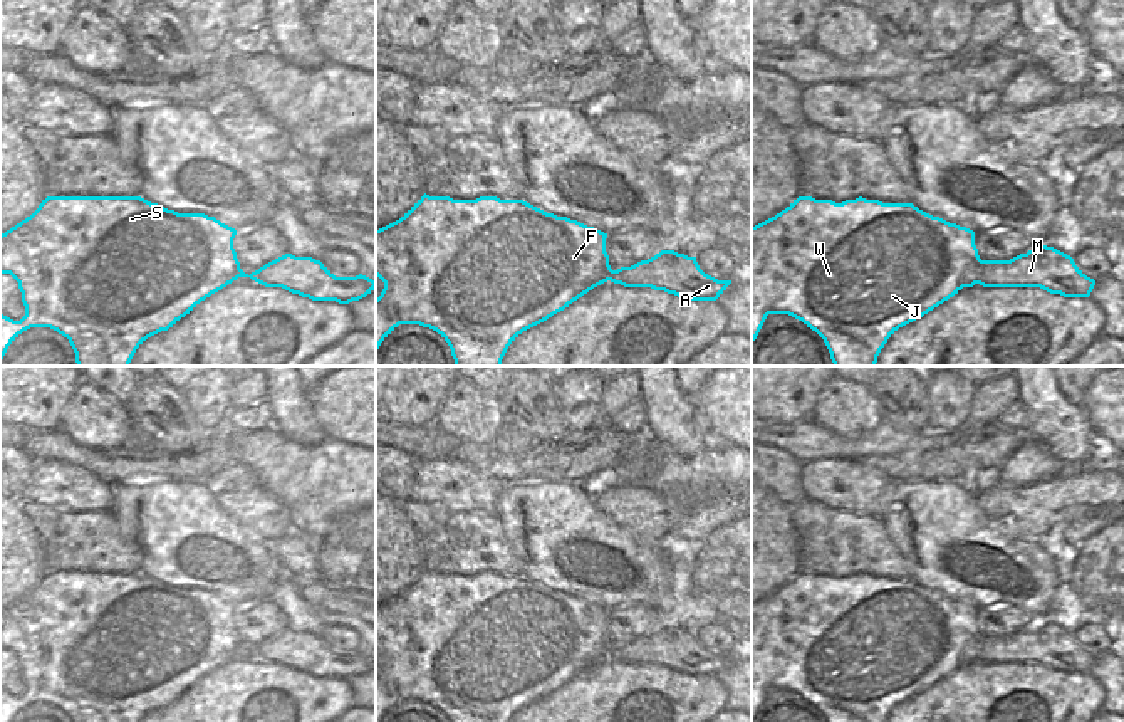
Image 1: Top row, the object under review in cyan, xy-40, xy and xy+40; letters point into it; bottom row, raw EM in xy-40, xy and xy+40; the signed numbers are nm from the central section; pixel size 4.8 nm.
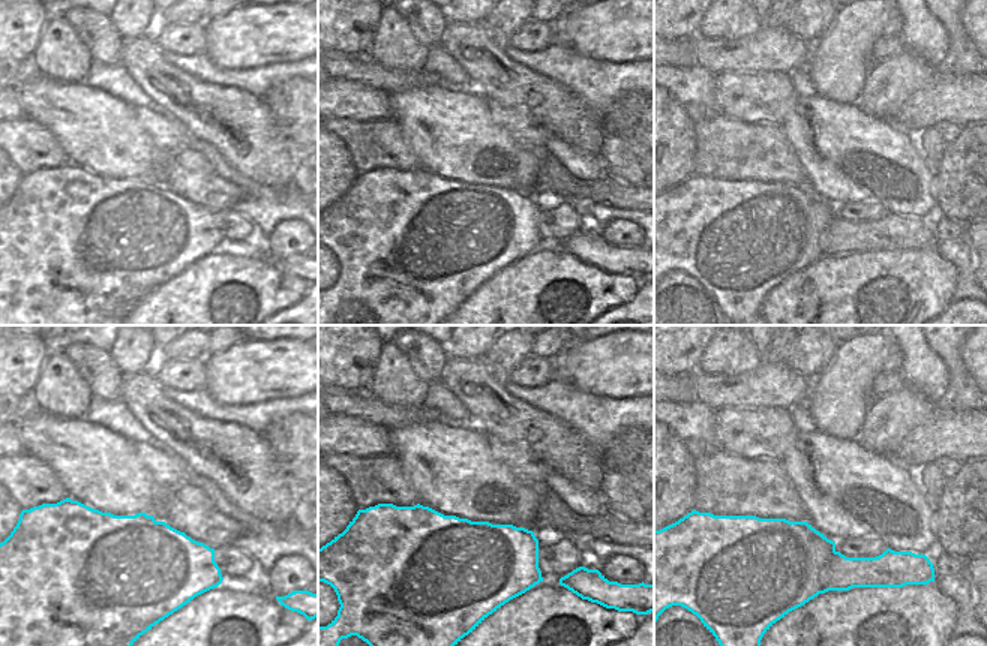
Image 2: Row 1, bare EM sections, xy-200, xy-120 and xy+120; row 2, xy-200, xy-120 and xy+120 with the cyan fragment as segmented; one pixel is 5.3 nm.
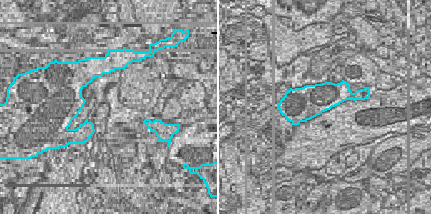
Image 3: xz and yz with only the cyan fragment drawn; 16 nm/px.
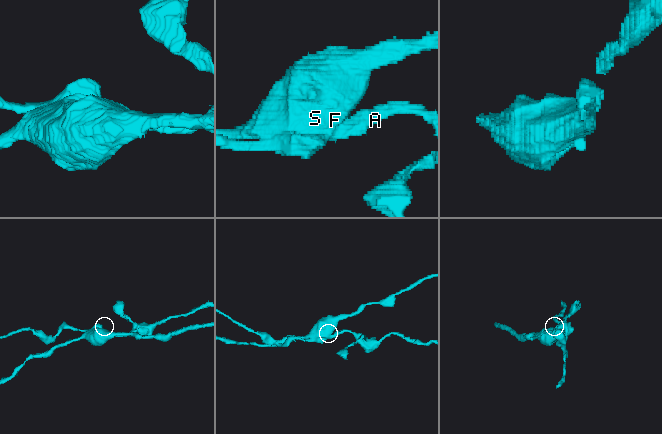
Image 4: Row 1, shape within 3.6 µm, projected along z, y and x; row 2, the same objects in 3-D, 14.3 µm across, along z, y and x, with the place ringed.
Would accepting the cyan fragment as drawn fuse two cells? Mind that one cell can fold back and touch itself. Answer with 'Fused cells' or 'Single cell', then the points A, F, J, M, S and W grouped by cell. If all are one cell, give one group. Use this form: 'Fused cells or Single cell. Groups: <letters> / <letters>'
Fused cells. Groups: A M / F J S W

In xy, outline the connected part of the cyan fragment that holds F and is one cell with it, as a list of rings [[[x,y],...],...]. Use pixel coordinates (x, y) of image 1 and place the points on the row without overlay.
[[[424,569],[399,596],[376,606],[376,651],[384,658],[384,665],[376,675],[376,722],[381,722],[399,700],[429,704],[436,707],[448,722],[510,722],[523,707],[547,697],[611,655],[612,645],[606,628],[606,615],[607,610],[594,603],[547,589],[523,576],[500,576],[497,573],[453,576],[450,573],[429,573]]]

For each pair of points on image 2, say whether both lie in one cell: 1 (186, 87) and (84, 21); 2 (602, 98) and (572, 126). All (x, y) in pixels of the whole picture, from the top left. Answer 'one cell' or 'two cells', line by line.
1: two cells
2: two cells

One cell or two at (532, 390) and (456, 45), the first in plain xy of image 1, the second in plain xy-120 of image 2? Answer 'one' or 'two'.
one

